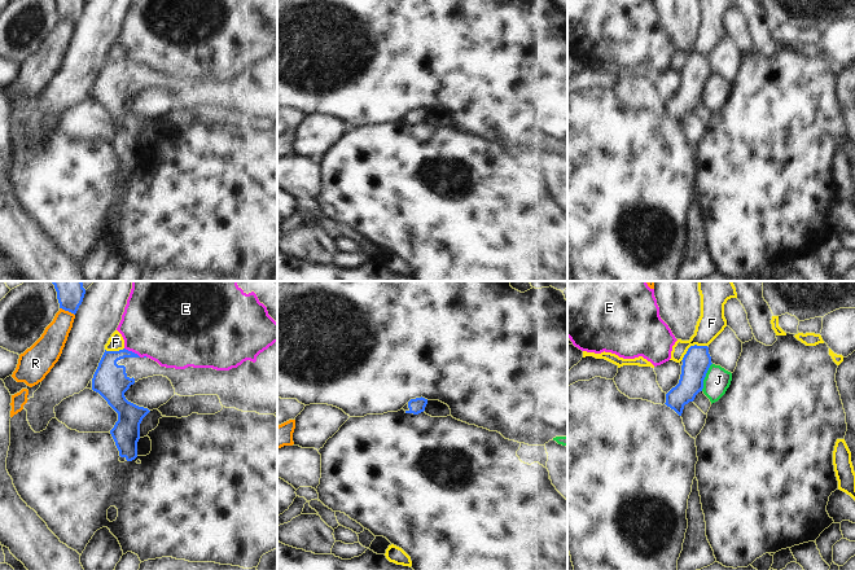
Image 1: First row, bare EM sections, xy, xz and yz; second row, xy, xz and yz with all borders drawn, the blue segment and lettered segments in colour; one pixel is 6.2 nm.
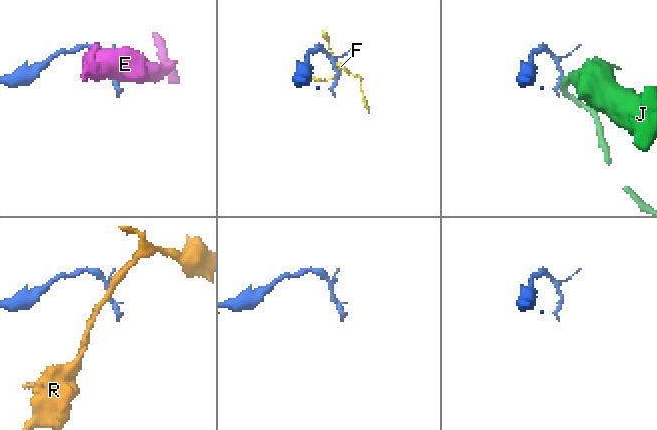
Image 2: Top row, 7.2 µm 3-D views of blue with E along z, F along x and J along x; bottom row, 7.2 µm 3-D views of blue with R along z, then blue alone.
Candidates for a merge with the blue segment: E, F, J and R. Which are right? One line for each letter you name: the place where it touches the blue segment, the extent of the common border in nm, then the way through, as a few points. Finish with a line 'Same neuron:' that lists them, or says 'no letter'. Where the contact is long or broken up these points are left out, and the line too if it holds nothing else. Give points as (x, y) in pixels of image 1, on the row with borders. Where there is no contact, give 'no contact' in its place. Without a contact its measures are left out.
Same neuron: no letter

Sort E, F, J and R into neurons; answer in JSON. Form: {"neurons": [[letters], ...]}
{"neurons": [["E"], ["F"], ["J"], ["R"]]}

